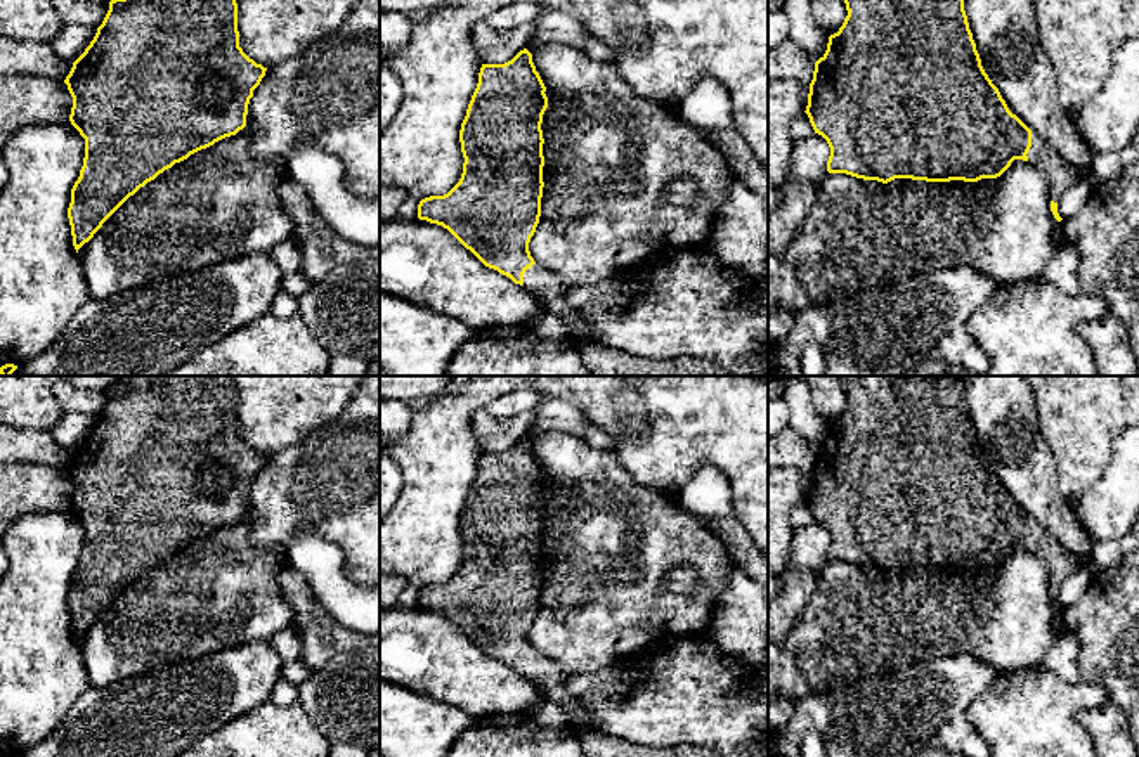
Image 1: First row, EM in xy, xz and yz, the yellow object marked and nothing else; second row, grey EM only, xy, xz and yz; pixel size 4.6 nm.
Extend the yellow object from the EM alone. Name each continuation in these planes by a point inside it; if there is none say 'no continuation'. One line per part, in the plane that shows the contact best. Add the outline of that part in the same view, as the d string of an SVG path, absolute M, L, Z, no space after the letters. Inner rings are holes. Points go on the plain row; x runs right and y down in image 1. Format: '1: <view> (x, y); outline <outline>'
1: yz (1060, 563); outline M1032 520L1032 535L1028 539L1028 549L1040 556L1049 575L1051 587L1059 589L1064 579L1075 573L1082 566L1082 560L1066 551L1045 528Z

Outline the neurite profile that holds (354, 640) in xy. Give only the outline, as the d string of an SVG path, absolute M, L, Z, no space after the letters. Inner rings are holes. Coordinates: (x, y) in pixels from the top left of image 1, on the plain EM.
M286 565L279 572L283 598L293 608L293 625L302 634L300 662L319 670L342 651L354 651L373 644L371 636L345 629L331 620L310 592L303 575Z

